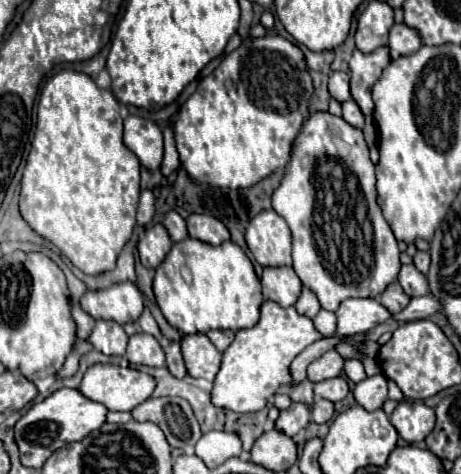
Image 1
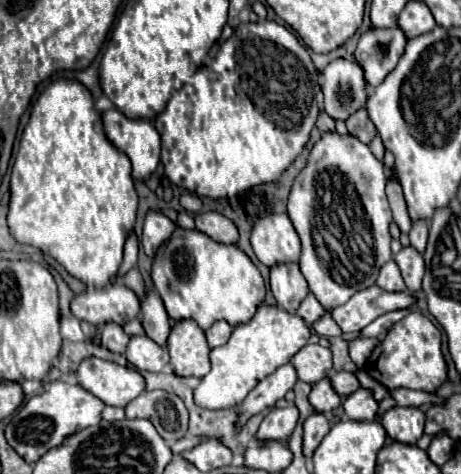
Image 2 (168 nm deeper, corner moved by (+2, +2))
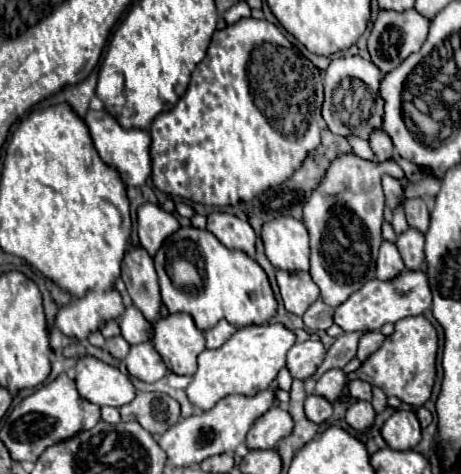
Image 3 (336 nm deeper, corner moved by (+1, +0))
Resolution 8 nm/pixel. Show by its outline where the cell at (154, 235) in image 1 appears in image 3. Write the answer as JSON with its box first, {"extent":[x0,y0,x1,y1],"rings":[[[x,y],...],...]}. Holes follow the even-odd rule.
{"extent":[138,203,180,257],"rings":[[[144,203],[138,209],[138,237],[140,237],[140,245],[148,251],[150,257],[154,257],[162,241],[178,229],[180,225],[176,217],[166,213],[158,205]]]}

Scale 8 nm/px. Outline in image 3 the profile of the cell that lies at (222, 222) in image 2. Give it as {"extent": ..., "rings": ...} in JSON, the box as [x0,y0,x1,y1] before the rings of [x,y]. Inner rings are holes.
{"extent":[206,213,256,257],"rings":[[[210,213],[206,229],[214,233],[218,241],[228,249],[240,249],[250,257],[254,255],[256,235],[248,221],[242,221],[236,215],[228,215],[228,213]]]}

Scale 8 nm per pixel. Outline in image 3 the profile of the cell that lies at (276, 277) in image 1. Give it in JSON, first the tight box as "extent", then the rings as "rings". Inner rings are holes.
{"extent":[276,271,320,315],"rings":[[[276,271],[276,281],[286,311],[304,315],[304,311],[320,297],[316,283],[304,271]]]}

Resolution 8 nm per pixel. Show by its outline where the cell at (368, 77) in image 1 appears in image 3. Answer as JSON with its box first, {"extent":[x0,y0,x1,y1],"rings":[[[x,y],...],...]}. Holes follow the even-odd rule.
{"extent":[368,9,430,75],"rings":[[[414,9],[396,13],[396,11],[380,11],[378,19],[372,25],[370,37],[368,37],[368,53],[372,63],[386,75],[394,67],[398,67],[410,53],[418,51],[422,45],[422,39],[426,39],[426,31],[430,27],[430,21],[418,15]]]}

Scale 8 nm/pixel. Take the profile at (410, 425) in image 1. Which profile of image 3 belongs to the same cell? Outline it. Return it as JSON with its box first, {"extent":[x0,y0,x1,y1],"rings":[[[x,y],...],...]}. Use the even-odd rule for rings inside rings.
{"extent":[380,411,420,449],"rings":[[[394,411],[380,429],[384,441],[392,449],[414,449],[420,441],[420,423],[414,411]]]}

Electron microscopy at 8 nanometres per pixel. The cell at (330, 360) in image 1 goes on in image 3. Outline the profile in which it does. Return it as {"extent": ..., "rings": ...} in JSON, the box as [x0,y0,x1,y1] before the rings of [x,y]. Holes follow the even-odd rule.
{"extent":[286,341,326,379],"rings":[[[304,341],[296,343],[288,351],[288,361],[286,367],[292,373],[294,379],[308,379],[316,373],[316,369],[322,365],[326,357],[326,349],[320,341]]]}

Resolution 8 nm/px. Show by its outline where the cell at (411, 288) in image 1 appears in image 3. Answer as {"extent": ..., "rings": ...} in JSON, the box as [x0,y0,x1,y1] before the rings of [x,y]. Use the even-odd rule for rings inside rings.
{"extent":[396,227,424,271],"rings":[[[410,227],[402,235],[398,235],[396,247],[402,255],[402,261],[404,261],[406,269],[410,269],[410,271],[422,269],[422,263],[424,263],[424,235],[420,231],[414,231]]]}

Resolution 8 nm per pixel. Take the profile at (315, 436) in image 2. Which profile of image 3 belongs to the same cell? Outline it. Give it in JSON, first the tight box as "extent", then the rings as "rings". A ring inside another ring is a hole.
{"extent":[304,395,332,423],"rings":[[[308,395],[306,397],[304,411],[306,411],[306,417],[312,423],[324,423],[324,421],[328,421],[328,417],[332,417],[332,405],[318,395]]]}

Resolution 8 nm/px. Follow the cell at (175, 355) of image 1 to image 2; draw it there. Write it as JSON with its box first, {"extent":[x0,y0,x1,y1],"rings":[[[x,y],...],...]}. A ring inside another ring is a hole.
{"extent":[141,289,171,345],"rings":[[[147,289],[141,299],[141,315],[143,315],[143,329],[147,337],[151,337],[157,345],[165,345],[171,325],[165,305],[155,289]]]}

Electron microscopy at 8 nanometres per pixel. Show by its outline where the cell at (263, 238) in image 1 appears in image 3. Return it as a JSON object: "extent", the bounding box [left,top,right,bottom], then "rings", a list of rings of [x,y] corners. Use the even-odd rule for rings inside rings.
{"extent":[262,215,308,271],"rings":[[[286,215],[262,225],[262,243],[268,261],[284,271],[308,271],[308,231],[302,221]]]}

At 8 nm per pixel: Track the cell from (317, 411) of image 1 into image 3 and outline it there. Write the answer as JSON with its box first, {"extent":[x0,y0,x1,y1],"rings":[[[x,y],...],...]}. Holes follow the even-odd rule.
{"extent":[314,369,346,403],"rings":[[[330,369],[314,385],[314,395],[324,397],[328,403],[334,403],[340,399],[344,385],[346,385],[346,375],[342,373],[342,369]]]}

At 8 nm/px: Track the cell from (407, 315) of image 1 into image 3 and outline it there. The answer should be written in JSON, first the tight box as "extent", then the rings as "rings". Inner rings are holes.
{"extent":[308,331,368,385],"rings":[[[352,331],[352,333],[344,333],[340,335],[334,345],[328,349],[326,353],[326,359],[322,363],[322,367],[318,367],[316,375],[312,379],[308,379],[308,385],[312,385],[320,375],[324,375],[328,369],[340,369],[344,367],[354,355],[356,355],[356,347],[358,347],[358,341],[362,335],[366,335],[368,331]]]}

